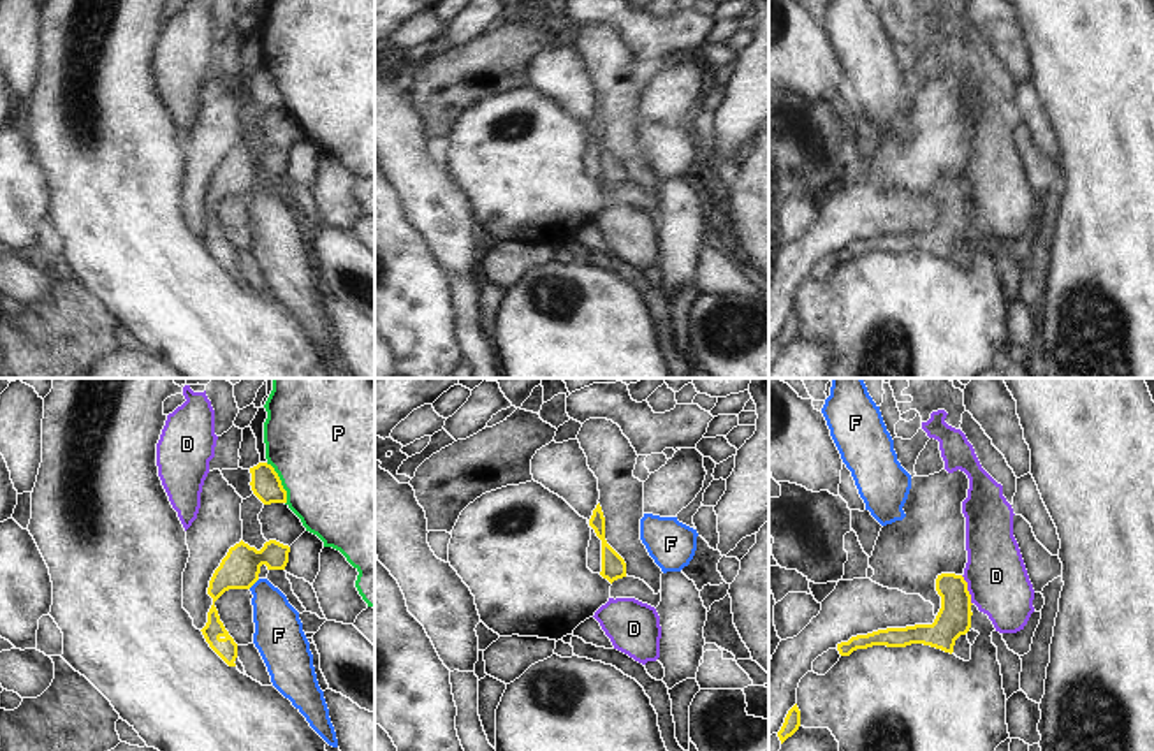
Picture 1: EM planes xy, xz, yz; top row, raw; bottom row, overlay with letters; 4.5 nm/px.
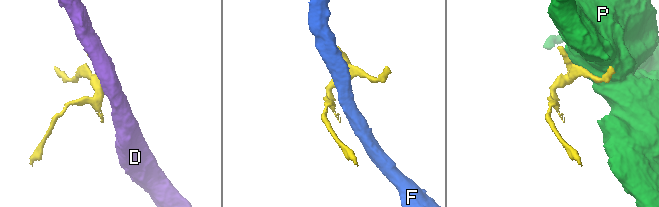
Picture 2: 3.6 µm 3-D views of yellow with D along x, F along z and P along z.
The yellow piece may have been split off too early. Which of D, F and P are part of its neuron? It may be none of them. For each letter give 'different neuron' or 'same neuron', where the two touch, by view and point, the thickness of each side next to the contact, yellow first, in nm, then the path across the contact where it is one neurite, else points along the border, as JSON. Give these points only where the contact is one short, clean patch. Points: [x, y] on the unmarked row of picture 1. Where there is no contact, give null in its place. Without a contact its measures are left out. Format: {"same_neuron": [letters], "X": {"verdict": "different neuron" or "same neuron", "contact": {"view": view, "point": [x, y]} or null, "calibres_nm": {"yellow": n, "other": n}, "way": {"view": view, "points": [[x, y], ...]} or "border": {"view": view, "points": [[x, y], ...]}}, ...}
{"same_neuron": [], "D": {"verdict": "different neuron", "contact": {"view": "yz", "point": [966, 196]}, "calibres_nm": {"yellow": 160, "other": 280}, "border": {"view": "yz", "points": [[961, 182], [971, 210]]}}, "F": {"verdict": "different neuron", "contact": {"view": "xy", "point": [254, 189]}, "calibres_nm": {"yellow": 180, "other": 220}, "border": {"view": "xy", "points": [[259, 185], [248, 194]]}}, "P": {"verdict": "different neuron", "contact": {"view": "xy", "point": [280, 88]}, "calibres_nm": {"yellow": 140, "other": 480}}}

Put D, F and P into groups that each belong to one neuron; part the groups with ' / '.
D / F / P

